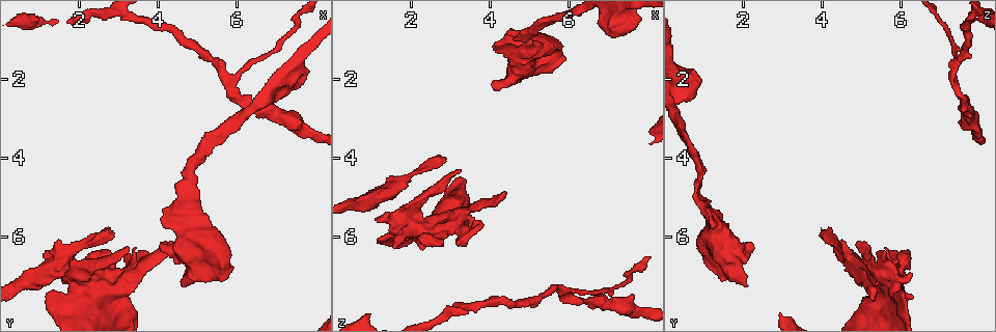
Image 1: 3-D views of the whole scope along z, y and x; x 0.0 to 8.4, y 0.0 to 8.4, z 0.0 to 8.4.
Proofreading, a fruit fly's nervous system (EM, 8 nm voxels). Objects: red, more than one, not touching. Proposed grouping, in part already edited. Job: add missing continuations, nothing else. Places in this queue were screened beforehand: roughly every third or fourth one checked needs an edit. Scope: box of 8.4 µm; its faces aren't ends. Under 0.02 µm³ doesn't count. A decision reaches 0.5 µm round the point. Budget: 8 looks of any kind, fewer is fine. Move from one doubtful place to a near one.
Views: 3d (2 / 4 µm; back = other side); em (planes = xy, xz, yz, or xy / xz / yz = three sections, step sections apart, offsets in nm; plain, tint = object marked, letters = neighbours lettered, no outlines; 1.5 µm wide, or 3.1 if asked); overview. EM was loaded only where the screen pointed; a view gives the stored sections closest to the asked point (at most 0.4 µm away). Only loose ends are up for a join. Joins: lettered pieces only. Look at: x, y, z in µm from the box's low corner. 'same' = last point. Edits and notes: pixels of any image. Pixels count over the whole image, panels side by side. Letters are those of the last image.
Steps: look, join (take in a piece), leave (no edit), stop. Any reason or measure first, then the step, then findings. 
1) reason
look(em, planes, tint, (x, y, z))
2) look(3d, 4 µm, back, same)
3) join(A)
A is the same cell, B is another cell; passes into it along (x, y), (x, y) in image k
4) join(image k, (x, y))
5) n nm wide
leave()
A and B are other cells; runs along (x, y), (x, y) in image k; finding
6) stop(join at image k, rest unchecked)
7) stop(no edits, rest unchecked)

free end
look(3d, 2 µm, (1.15, 7.70, 6.15))

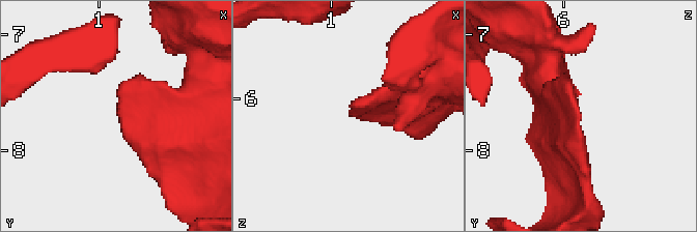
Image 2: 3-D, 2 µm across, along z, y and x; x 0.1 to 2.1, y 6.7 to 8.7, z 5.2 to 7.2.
look(em, yz, step 4, tint, (1.20, 7.70, 6.18))

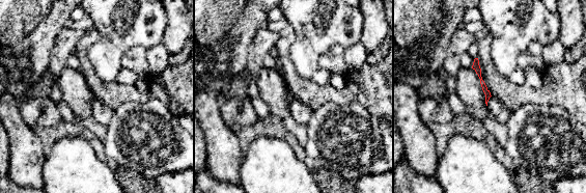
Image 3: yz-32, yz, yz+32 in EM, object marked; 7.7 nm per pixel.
cut it another way
look(em, planes, letters, same)

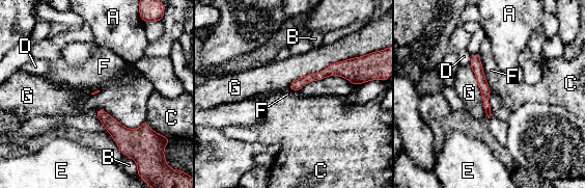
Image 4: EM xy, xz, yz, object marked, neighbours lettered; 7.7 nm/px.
leave()
A, B, C, D, E, F and G are other cells; border along (478, 53), (484, 79), (492, 91) in image 4; no lettered piece goes on from it

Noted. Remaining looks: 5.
an open end
look(em, planes, letters, (2.85, 6.80, 5.90))

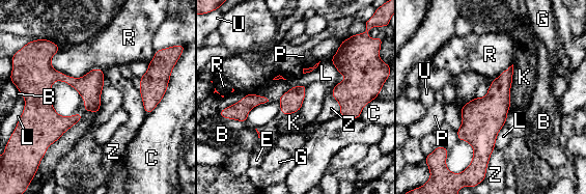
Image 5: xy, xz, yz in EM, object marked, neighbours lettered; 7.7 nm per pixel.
leave()
B, C, E, G, K, L, P, R, U and Z are other cells; runs along (101, 73), (90, 82), (51, 77), (35, 92) in image 5; no lettered piece goes on from it

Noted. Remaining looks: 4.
free end
look(em, xy, step 4, tint, (4.00, 6.10, 2.30))

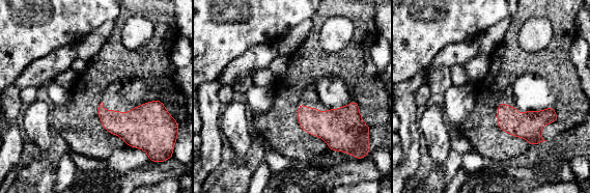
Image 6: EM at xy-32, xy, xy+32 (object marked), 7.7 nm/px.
look(em, planes, letters, same)

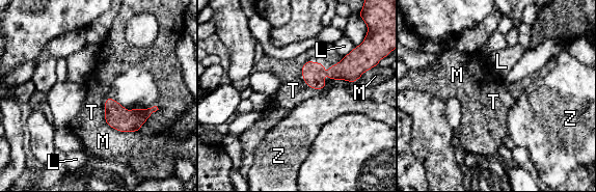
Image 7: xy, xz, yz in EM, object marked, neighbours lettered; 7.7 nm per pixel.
M touches over 260 nm
leave()
L, M, T and Z are other cells; none of them fits

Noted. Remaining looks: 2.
stop(no edits, rest unchecked)

